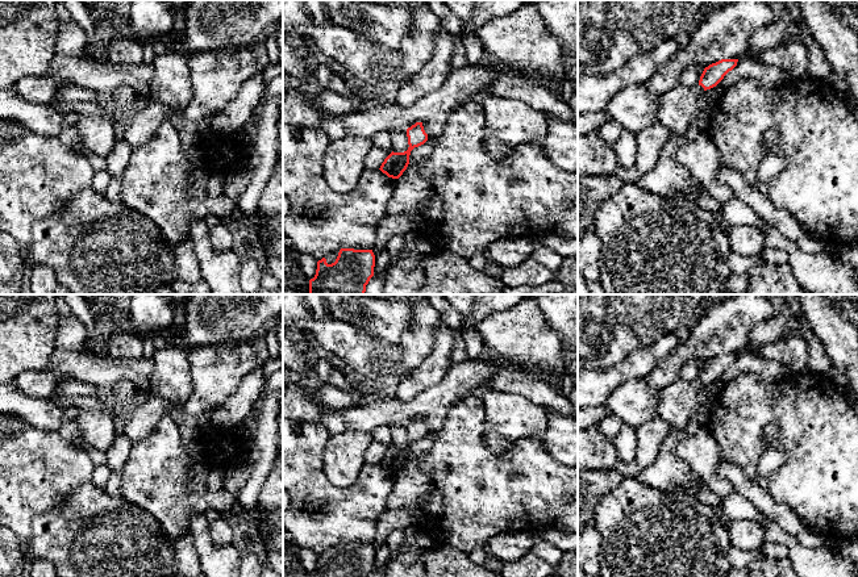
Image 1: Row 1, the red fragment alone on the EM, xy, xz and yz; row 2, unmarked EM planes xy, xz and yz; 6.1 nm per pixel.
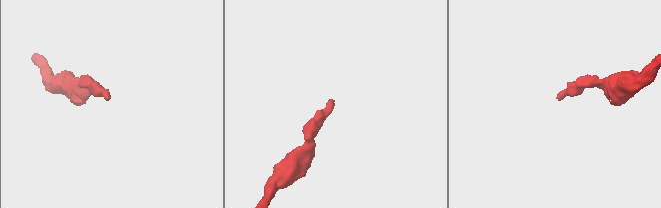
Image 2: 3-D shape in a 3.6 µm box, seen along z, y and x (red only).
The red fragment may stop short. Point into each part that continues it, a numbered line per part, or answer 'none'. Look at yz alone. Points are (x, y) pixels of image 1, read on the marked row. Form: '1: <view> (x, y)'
1: yz (678, 107)

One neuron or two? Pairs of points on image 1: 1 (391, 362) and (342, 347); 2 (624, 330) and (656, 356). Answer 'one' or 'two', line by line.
1: one
2: two

